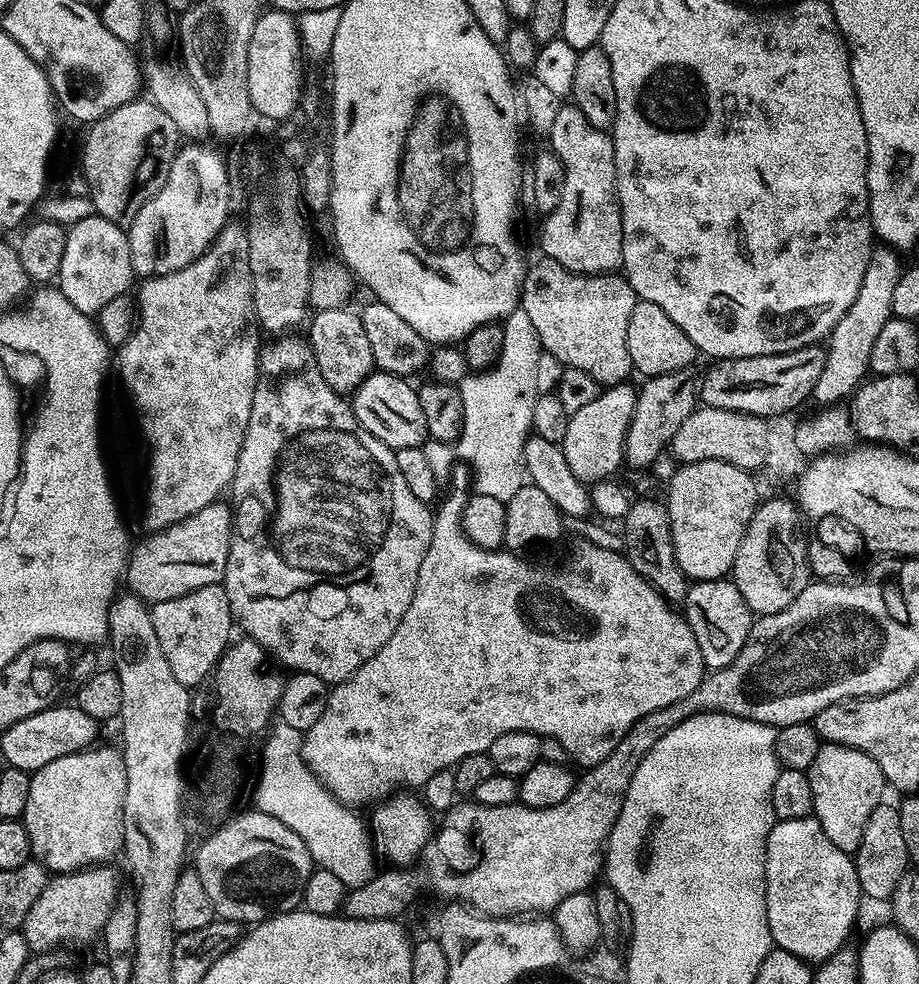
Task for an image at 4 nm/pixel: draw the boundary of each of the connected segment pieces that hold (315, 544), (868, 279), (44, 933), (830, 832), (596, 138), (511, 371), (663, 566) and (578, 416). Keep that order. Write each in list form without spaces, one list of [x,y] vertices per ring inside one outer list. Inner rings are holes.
[[[300,339],[300,340],[288,340],[288,341],[286,341],[286,342],[280,342],[280,343],[278,343],[278,344],[270,344],[270,345],[268,345],[268,343],[267,343],[267,344],[266,344],[266,345],[265,345],[265,346],[264,346],[264,347],[261,347],[261,350],[260,350],[260,371],[261,371],[261,373],[264,373],[264,375],[261,375],[261,377],[260,377],[260,379],[259,379],[259,380],[257,380],[257,382],[256,382],[256,389],[255,389],[255,390],[254,390],[254,406],[250,406],[250,422],[249,422],[249,423],[248,423],[248,425],[247,425],[247,426],[246,426],[246,434],[245,434],[245,435],[244,435],[244,441],[243,441],[243,442],[242,442],[242,450],[241,450],[241,451],[240,451],[240,453],[239,453],[239,454],[238,454],[238,466],[237,466],[237,467],[236,467],[236,469],[235,469],[235,470],[234,470],[234,478],[233,478],[233,479],[232,479],[232,483],[231,483],[231,485],[230,485],[230,492],[233,492],[233,494],[234,494],[234,495],[236,495],[236,504],[235,504],[235,503],[234,503],[234,515],[233,515],[233,517],[232,517],[232,541],[231,541],[231,542],[230,542],[230,558],[229,558],[229,559],[228,559],[228,561],[227,561],[227,562],[226,562],[226,574],[225,574],[225,575],[224,575],[224,579],[223,579],[223,581],[222,581],[222,583],[223,583],[223,585],[224,585],[224,589],[225,589],[225,590],[226,590],[226,598],[230,598],[230,610],[231,610],[231,611],[232,611],[232,618],[233,618],[233,621],[235,621],[235,623],[236,623],[236,624],[237,624],[237,625],[239,625],[239,627],[240,627],[240,624],[241,624],[241,626],[242,626],[242,627],[244,627],[244,630],[245,630],[245,632],[243,632],[243,633],[244,633],[244,634],[245,634],[245,635],[246,635],[246,636],[247,636],[247,637],[250,637],[250,638],[251,638],[251,639],[253,639],[253,640],[256,640],[256,641],[257,641],[257,642],[259,642],[259,644],[261,644],[261,645],[263,645],[263,647],[264,647],[264,648],[265,648],[265,649],[266,649],[266,650],[267,650],[267,651],[268,651],[268,652],[269,652],[269,653],[271,653],[271,655],[272,655],[272,652],[273,652],[273,654],[274,654],[274,655],[276,655],[276,656],[277,656],[277,658],[278,658],[278,659],[280,659],[280,660],[281,660],[281,662],[282,662],[282,663],[284,663],[284,664],[285,664],[285,666],[286,666],[286,667],[288,667],[288,670],[291,670],[291,671],[292,671],[292,672],[305,672],[305,673],[306,673],[306,674],[318,674],[318,678],[322,678],[322,679],[323,679],[323,680],[325,680],[325,681],[326,681],[326,682],[327,682],[327,684],[329,684],[329,685],[330,685],[330,686],[335,686],[335,685],[337,685],[337,684],[340,684],[340,683],[342,683],[342,682],[343,682],[343,680],[349,680],[349,679],[350,679],[350,677],[351,677],[351,676],[353,676],[353,674],[355,674],[355,673],[356,673],[356,671],[357,671],[357,670],[359,670],[359,669],[360,669],[360,668],[361,668],[361,666],[362,666],[362,665],[363,665],[363,664],[365,664],[365,663],[366,663],[366,662],[370,662],[370,658],[374,658],[374,654],[378,654],[378,650],[382,650],[382,646],[386,646],[386,642],[390,642],[390,634],[394,634],[394,630],[398,630],[398,622],[402,622],[402,618],[403,618],[403,617],[404,617],[404,615],[405,615],[405,614],[406,614],[406,610],[410,610],[410,598],[414,598],[414,586],[415,586],[415,585],[416,585],[416,583],[417,583],[417,582],[418,582],[418,570],[422,570],[422,558],[426,558],[426,550],[430,550],[430,538],[431,538],[431,537],[432,537],[432,521],[433,521],[433,519],[434,519],[434,512],[433,512],[433,509],[432,509],[432,508],[431,508],[431,507],[429,507],[429,505],[426,505],[426,504],[423,504],[423,503],[422,503],[422,502],[418,502],[418,498],[414,498],[414,493],[413,493],[413,492],[412,492],[412,491],[410,491],[410,490],[409,490],[409,489],[408,489],[408,487],[407,487],[407,486],[406,486],[406,482],[405,482],[405,480],[404,480],[404,479],[403,479],[403,478],[402,478],[402,474],[401,474],[401,473],[400,473],[400,471],[398,471],[398,462],[397,462],[397,461],[396,461],[396,453],[395,453],[395,451],[393,451],[393,449],[391,449],[391,448],[388,448],[388,447],[386,447],[386,445],[384,445],[384,444],[383,444],[383,443],[382,443],[382,442],[378,442],[378,438],[374,438],[374,434],[370,434],[370,430],[366,430],[366,429],[365,429],[365,428],[364,428],[364,427],[363,427],[363,426],[361,426],[361,424],[360,424],[360,423],[359,423],[359,422],[358,422],[358,418],[357,418],[357,417],[356,417],[356,416],[355,416],[355,415],[354,415],[354,413],[353,413],[353,412],[352,412],[352,406],[351,406],[351,403],[349,403],[349,401],[348,401],[348,400],[347,400],[347,399],[345,399],[345,397],[344,397],[344,396],[343,396],[343,395],[341,395],[341,393],[338,393],[338,392],[336,392],[336,391],[335,391],[335,390],[334,390],[334,389],[333,389],[333,388],[331,388],[331,387],[330,387],[330,386],[326,386],[326,378],[322,378],[322,374],[321,374],[321,373],[320,373],[320,371],[319,371],[319,370],[318,370],[318,369],[316,369],[316,363],[315,363],[315,362],[314,362],[314,356],[313,356],[313,354],[312,354],[312,349],[311,349],[311,348],[309,348],[309,347],[308,347],[308,345],[307,345],[307,343],[305,343],[305,341],[304,341],[304,340],[303,340],[303,339]],[[275,368],[296,368],[296,369],[294,369],[294,370],[293,370],[293,372],[272,372],[272,371],[274,371],[274,370],[275,370]]]
[[[891,246],[873,247],[870,262],[866,265],[866,274],[862,274],[862,286],[854,297],[854,302],[850,302],[850,310],[846,310],[846,314],[842,314],[842,318],[838,318],[834,330],[826,338],[826,366],[822,370],[822,375],[818,377],[818,382],[811,395],[813,401],[817,400],[822,404],[820,406],[836,406],[847,401],[869,375],[870,354],[872,354],[874,342],[877,341],[882,326],[886,326],[886,322],[890,322],[894,318],[892,315],[894,289],[898,286],[898,278],[902,271],[900,256],[901,253]]]
[[[89,866],[80,868],[76,872],[62,872],[53,875],[48,881],[46,890],[38,894],[34,906],[30,906],[30,914],[26,914],[26,922],[22,929],[29,953],[56,952],[59,948],[84,948],[101,939],[104,927],[114,910],[116,901],[121,899],[120,876],[112,866]]]
[[[824,742],[806,771],[810,778],[810,790],[814,790],[812,815],[822,826],[826,838],[830,838],[838,850],[855,854],[858,846],[862,846],[866,821],[885,799],[886,781],[878,762],[874,762],[874,758],[862,750],[854,750],[845,744]]]
[[[564,102],[555,116],[554,126],[551,127],[546,140],[552,144],[551,151],[555,152],[556,157],[560,160],[566,174],[566,182],[562,190],[562,202],[558,202],[558,206],[546,217],[543,217],[544,225],[540,228],[540,248],[547,259],[553,260],[561,264],[566,270],[571,272],[583,272],[585,274],[612,274],[623,265],[622,258],[622,218],[620,217],[620,204],[616,200],[616,167],[614,166],[614,146],[612,145],[611,135],[603,128],[592,128],[590,122],[586,122],[586,118],[582,118],[582,110],[578,110],[576,105],[571,102]]]
[[[517,307],[502,322],[501,350],[492,367],[469,373],[458,386],[463,404],[464,428],[459,446],[476,469],[476,492],[508,503],[525,483],[523,462],[525,442],[531,435],[537,390],[538,361],[543,348],[538,330],[524,308]]]
[[[640,498],[640,501],[629,503],[628,513],[624,515],[622,527],[624,527],[624,545],[622,551],[628,557],[630,566],[634,566],[634,570],[638,570],[640,577],[646,581],[652,589],[664,597],[668,602],[683,602],[690,587],[688,576],[682,570],[682,566],[678,566],[678,558],[674,554],[674,538],[670,530],[670,518],[668,517],[667,507],[663,503],[655,504],[652,500],[644,500],[648,498]]]
[[[625,382],[605,387],[594,402],[587,403],[584,409],[569,415],[562,447],[566,463],[578,479],[595,482],[615,477],[620,462],[622,464],[625,461],[624,443],[628,438],[628,427],[634,418],[638,393],[630,385],[631,383]]]

